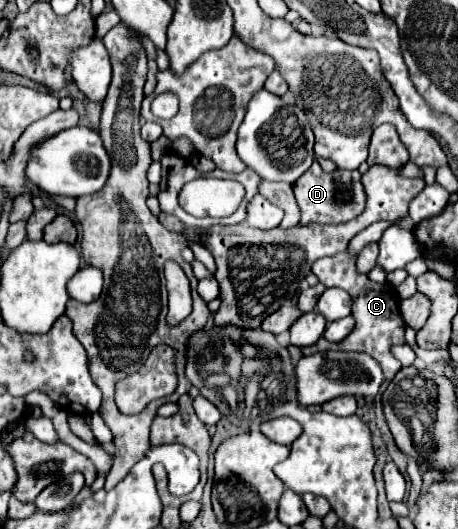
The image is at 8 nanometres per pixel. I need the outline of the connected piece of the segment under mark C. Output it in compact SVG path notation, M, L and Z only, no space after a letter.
M341 252L339 256L329 256L329 258L319 258L315 264L313 264L313 274L319 278L319 282L323 286L337 286L337 288L343 288L347 290L351 296L353 296L353 316L355 316L355 330L341 342L333 344L333 342L327 342L324 337L321 337L318 342L312 346L301 348L303 354L313 354L313 352L327 352L330 350L353 350L353 352L367 352L369 356L373 356L383 372L385 372L385 378L391 380L399 370L401 370L401 364L399 360L391 354L391 346L393 344L403 344L405 342L405 324L401 320L401 314L399 314L399 298L395 294L395 290L389 286L389 284L375 284L371 282L365 274L359 274L355 270L355 258L349 256L349 252Z

